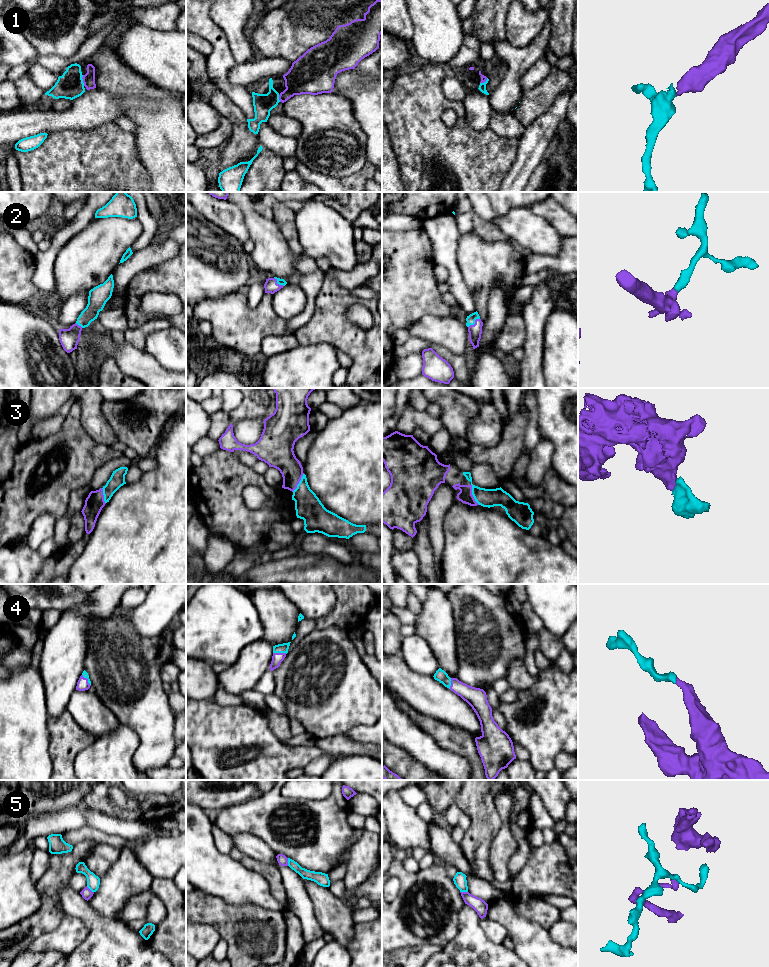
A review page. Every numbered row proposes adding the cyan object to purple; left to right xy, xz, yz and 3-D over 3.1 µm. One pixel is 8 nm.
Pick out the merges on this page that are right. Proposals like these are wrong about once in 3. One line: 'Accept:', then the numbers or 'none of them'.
Accept: 1, 2, 3, 4

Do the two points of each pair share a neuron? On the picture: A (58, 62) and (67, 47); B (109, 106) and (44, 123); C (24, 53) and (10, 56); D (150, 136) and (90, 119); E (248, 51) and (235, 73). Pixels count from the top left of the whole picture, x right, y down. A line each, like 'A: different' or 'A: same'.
A: different
B: same
C: same
D: different
E: different

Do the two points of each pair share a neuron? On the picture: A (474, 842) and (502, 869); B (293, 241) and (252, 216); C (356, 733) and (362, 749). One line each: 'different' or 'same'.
A: different
B: different
C: different

